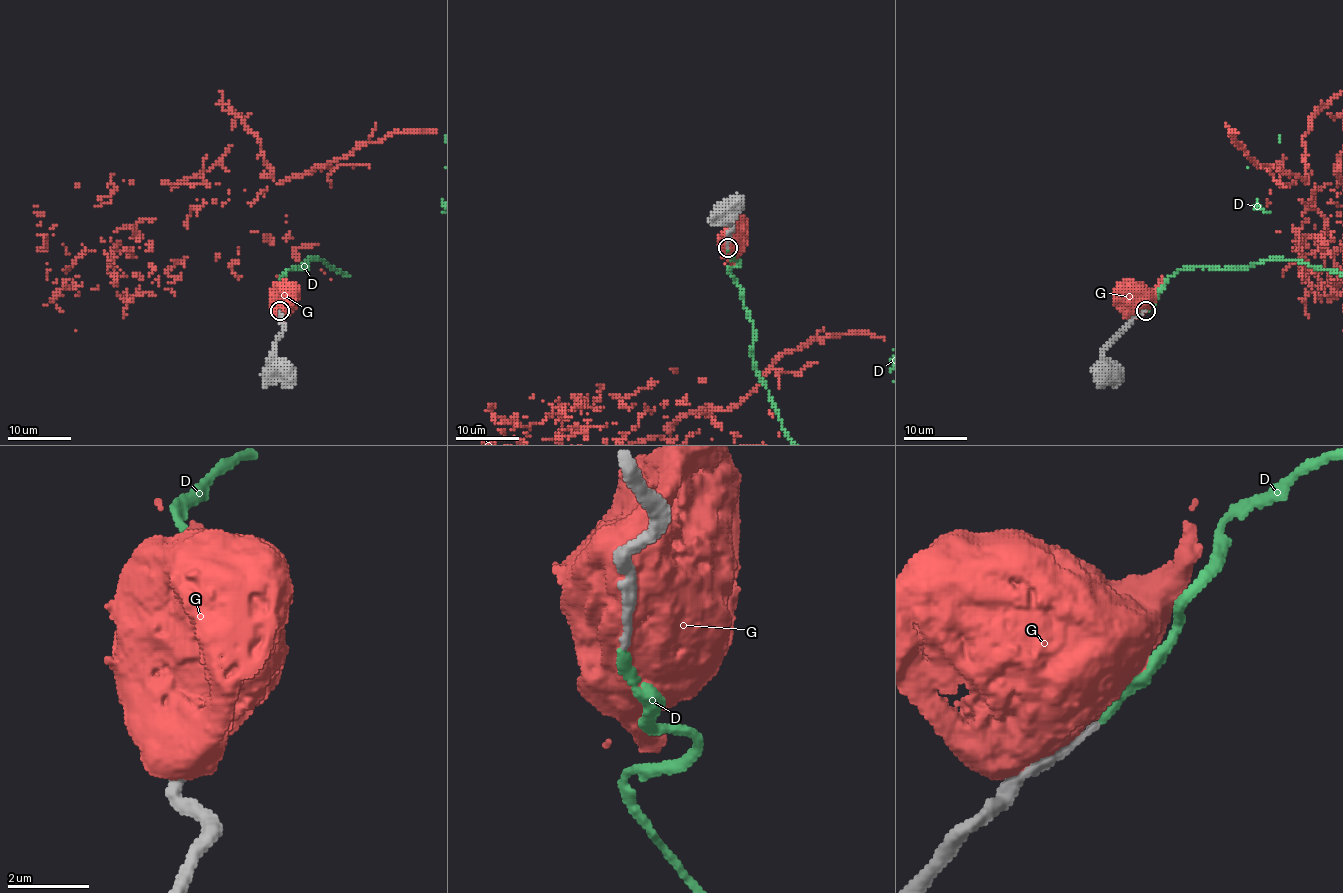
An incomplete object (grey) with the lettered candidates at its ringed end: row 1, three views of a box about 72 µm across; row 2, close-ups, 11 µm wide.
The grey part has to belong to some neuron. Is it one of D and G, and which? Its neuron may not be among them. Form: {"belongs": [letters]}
{"belongs": ["D"]}

